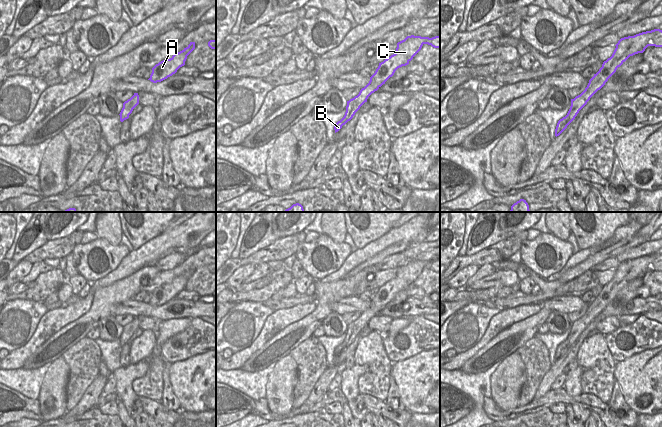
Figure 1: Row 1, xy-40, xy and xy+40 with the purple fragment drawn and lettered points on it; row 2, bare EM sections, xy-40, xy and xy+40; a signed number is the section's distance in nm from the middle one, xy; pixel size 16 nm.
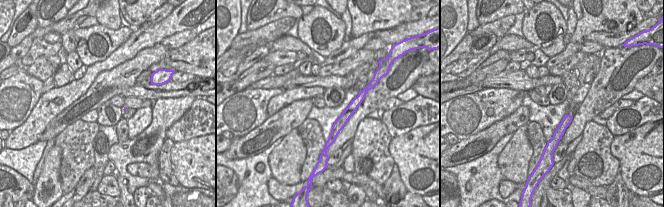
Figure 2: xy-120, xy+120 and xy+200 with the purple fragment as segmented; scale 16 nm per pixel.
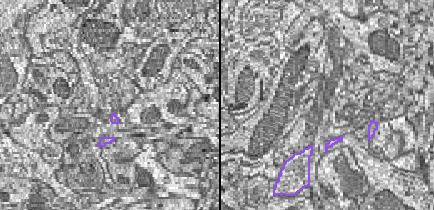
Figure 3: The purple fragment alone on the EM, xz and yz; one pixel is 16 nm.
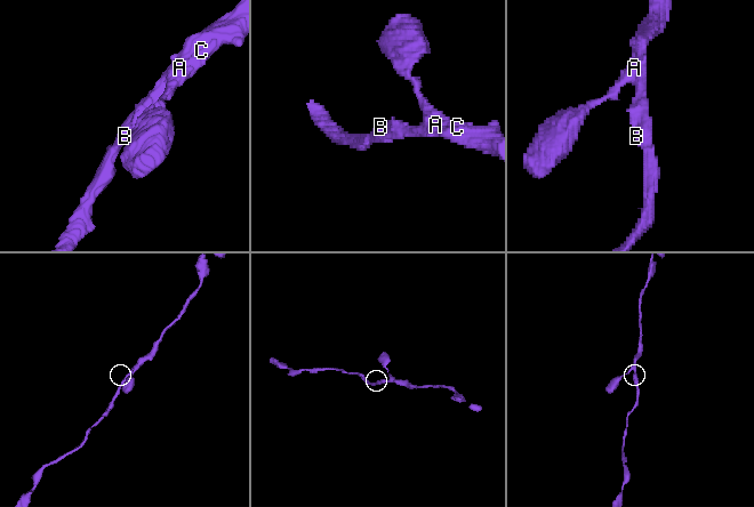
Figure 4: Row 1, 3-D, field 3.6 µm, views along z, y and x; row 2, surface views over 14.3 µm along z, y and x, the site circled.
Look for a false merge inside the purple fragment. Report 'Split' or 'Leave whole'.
Leave whole

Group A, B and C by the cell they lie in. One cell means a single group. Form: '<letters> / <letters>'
A B C

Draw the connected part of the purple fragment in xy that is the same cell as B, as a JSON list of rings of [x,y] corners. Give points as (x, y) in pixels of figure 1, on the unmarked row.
[[[411,259],[398,266],[396,276],[379,287],[375,297],[370,301],[369,307],[360,314],[357,320],[347,325],[344,341],[334,350],[335,357],[353,342],[360,331],[367,326],[368,321],[385,308],[398,292],[408,289],[424,268],[440,272],[440,260],[429,262]]]

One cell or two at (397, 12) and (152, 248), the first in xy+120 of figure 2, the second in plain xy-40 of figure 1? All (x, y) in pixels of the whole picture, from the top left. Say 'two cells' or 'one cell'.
two cells

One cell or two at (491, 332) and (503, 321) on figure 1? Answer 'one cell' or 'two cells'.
one cell

